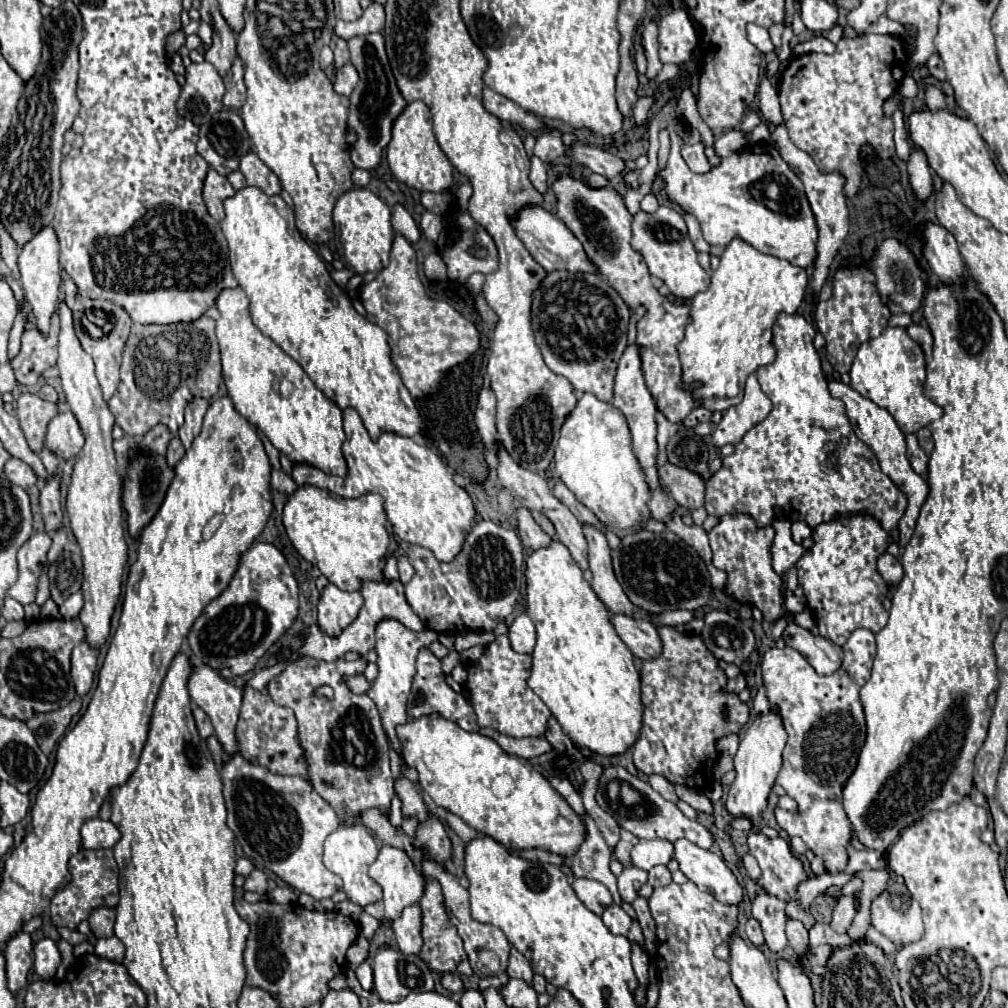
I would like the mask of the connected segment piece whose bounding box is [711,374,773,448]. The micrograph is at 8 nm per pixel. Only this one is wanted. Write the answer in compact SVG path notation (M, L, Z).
M751 374L745 384L745 398L741 404L729 408L721 422L713 428L713 444L717 448L725 444L737 444L753 426L761 424L771 412L771 400L761 390L757 376Z

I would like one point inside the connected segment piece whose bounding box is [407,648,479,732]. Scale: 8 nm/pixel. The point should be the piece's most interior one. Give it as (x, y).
(430, 694)

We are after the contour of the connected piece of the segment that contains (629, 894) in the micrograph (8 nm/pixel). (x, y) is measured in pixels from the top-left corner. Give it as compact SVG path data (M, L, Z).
M625 868L619 876L619 894L625 904L633 904L639 894L639 888L647 882L647 872L641 868Z

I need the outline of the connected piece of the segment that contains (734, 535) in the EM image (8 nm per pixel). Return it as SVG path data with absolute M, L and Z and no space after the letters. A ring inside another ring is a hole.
M743 514L723 516L721 522L709 532L711 550L713 550L713 566L725 570L729 580L725 592L735 598L737 602L745 602L757 606L763 612L763 618L773 622L785 614L783 608L783 578L777 576L771 568L771 542L773 542L773 528L757 528L753 518Z

